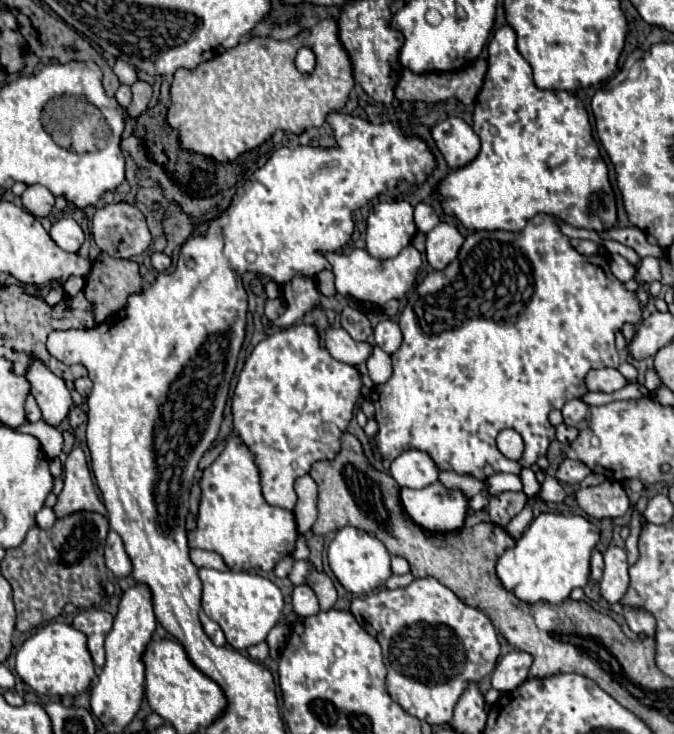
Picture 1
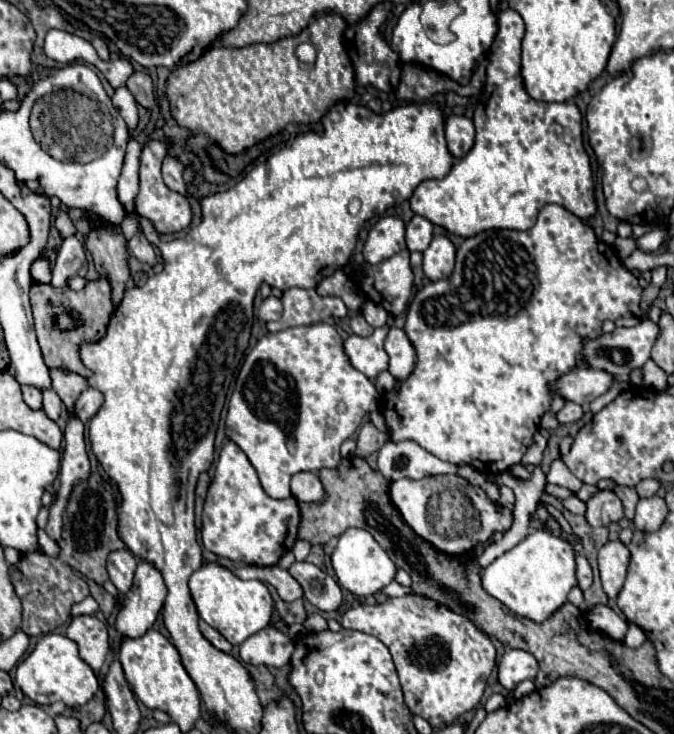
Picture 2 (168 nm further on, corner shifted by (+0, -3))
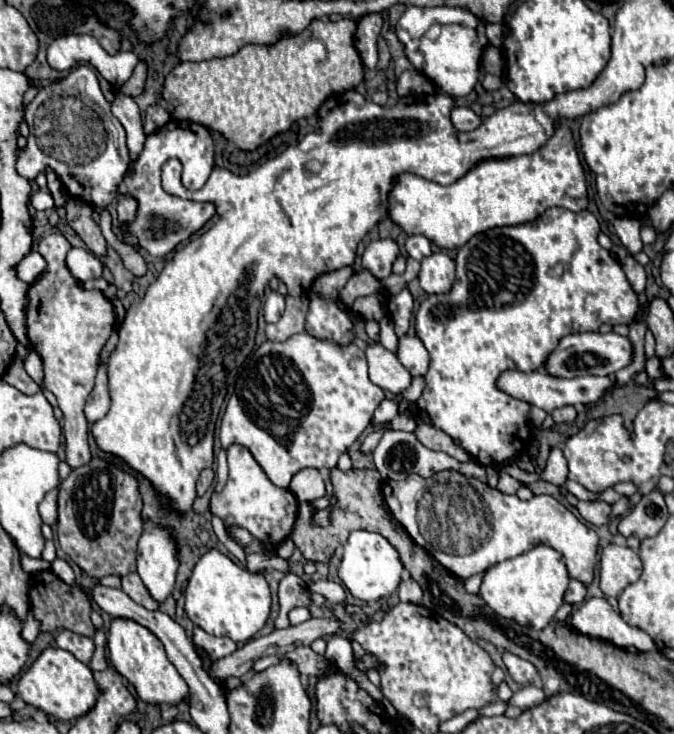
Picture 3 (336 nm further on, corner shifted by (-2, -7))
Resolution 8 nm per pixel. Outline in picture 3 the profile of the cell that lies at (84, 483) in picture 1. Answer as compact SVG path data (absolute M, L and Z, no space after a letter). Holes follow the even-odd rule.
M54 233L38 243L40 255L46 259L46 271L30 285L28 291L28 339L44 363L44 387L58 399L64 413L66 463L78 469L90 461L88 421L82 413L86 397L94 389L100 351L114 329L112 303L100 291L86 291L66 269L66 253L70 243L64 235Z

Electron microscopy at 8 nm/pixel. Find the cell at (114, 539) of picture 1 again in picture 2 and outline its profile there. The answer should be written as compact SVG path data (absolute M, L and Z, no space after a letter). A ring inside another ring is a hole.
M114 551L108 557L108 575L110 581L116 585L120 593L126 593L128 587L132 587L134 571L136 571L138 559L130 551Z

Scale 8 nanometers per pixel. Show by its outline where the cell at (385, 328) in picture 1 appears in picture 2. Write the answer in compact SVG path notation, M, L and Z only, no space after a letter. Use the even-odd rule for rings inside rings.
M390 327L386 337L386 353L390 355L390 367L388 371L396 381L408 379L416 365L416 351L408 339L408 335L400 327Z

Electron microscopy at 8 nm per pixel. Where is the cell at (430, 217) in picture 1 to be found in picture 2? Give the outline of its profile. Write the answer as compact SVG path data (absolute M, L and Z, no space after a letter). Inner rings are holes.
M414 215L412 221L406 225L406 247L410 251L424 251L432 241L432 223L424 217Z

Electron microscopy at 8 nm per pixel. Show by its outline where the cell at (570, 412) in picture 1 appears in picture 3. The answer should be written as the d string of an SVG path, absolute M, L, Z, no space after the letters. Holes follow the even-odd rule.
M562 407L562 409L554 409L552 411L552 417L556 423L568 423L568 421L574 421L578 415L578 411L574 407Z

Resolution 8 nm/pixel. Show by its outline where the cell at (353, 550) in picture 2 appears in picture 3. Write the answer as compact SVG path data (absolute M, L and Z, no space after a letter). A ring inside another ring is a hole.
M354 531L348 537L348 543L344 545L344 555L342 555L342 563L338 567L338 575L340 575L340 581L344 583L344 587L356 599L376 601L376 599L386 597L392 591L396 591L402 569L404 567L398 559L396 549L382 535L370 533L370 531Z

